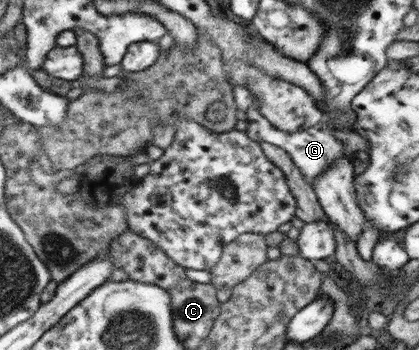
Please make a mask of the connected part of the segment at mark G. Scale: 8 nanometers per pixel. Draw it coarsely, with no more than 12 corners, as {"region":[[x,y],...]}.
{"region":[[253,94],[247,135],[283,148],[313,187],[349,154],[325,116],[293,133],[276,128]]}

